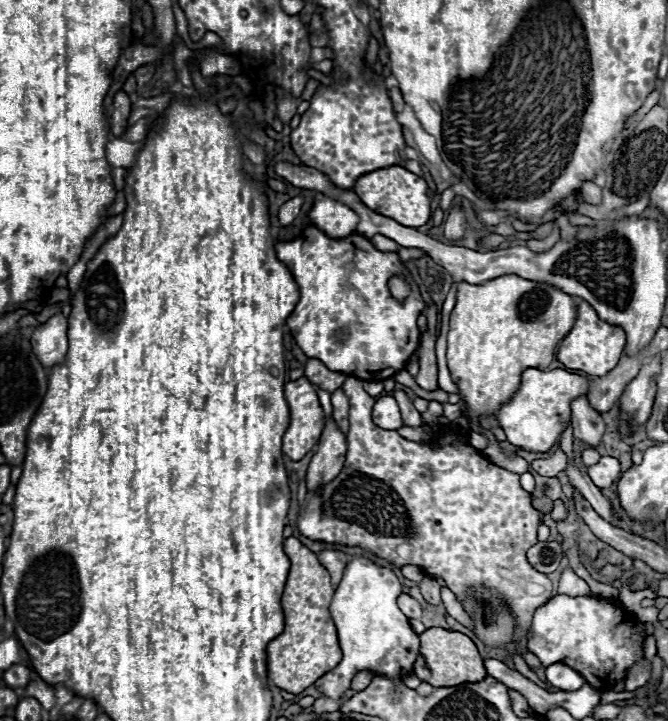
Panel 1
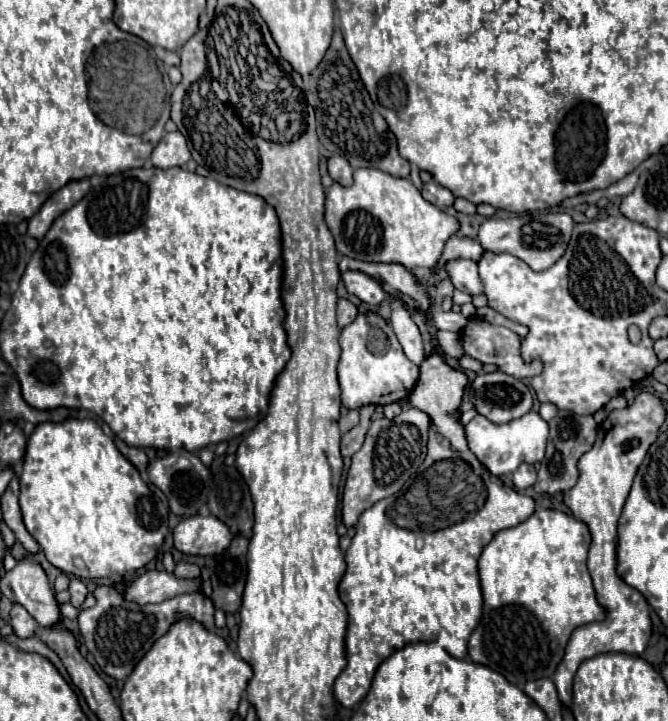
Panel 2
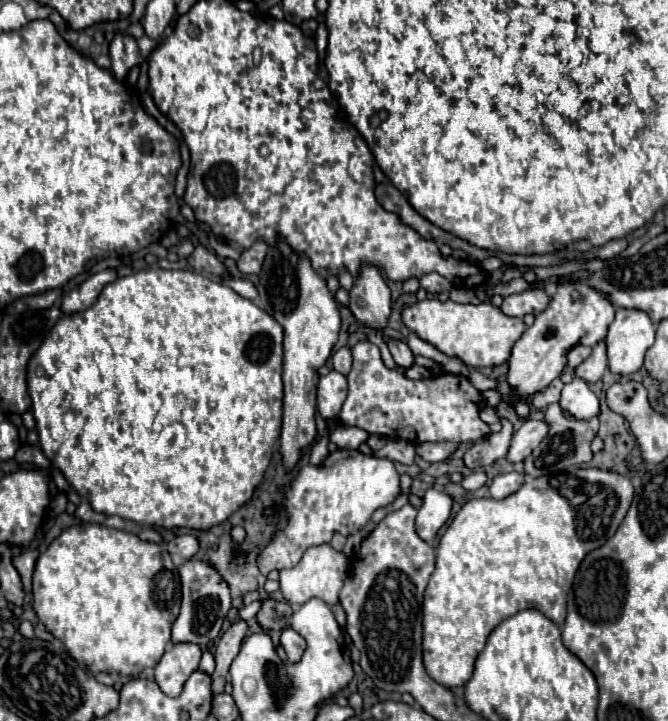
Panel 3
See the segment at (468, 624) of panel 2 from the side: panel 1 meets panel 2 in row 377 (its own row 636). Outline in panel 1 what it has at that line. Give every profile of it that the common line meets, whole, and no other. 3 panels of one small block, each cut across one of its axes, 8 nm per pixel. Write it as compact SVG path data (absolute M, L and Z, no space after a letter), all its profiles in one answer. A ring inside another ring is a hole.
M428 628L420 636L420 644L422 646L418 662L414 664L414 674L420 680L432 684L434 688L450 688L464 682L480 682L486 676L482 656L478 654L474 642L460 632L450 632L444 628Z

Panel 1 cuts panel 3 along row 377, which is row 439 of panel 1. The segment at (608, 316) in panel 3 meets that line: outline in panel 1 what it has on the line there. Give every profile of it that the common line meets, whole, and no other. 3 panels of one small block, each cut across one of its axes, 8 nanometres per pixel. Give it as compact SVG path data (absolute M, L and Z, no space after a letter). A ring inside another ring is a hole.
M526 370L514 398L496 414L496 420L504 428L508 442L532 454L550 452L562 432L570 426L572 400L576 400L578 396L586 396L590 390L590 382L592 378L582 378L566 370Z

